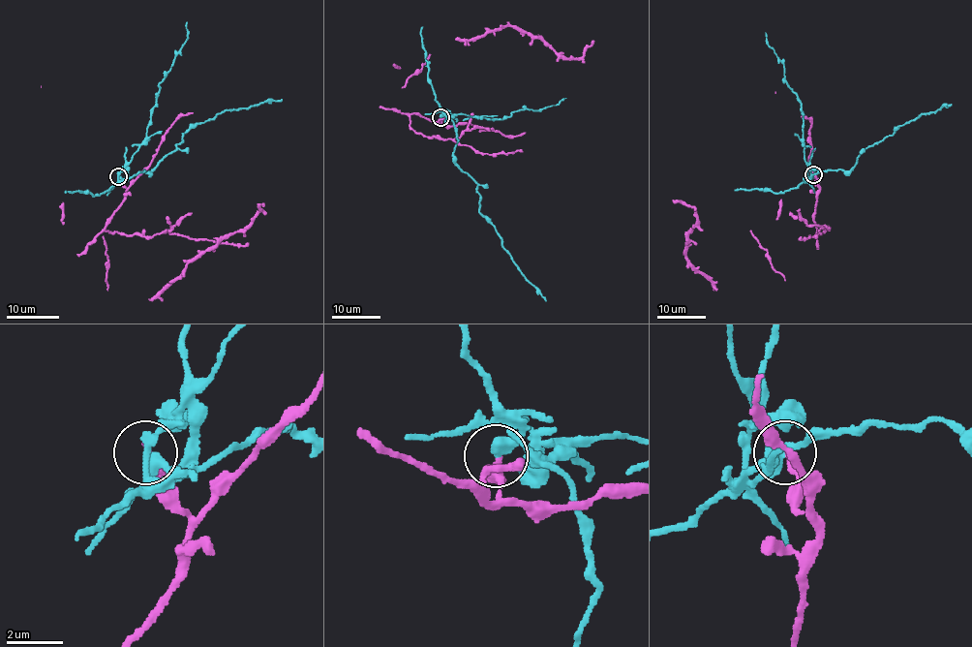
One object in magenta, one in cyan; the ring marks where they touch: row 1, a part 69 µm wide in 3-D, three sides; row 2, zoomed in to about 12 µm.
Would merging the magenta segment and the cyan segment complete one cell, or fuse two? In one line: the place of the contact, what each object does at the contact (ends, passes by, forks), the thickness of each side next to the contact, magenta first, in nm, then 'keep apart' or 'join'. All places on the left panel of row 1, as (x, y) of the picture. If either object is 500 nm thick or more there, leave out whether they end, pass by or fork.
place (118, 176); magenta ends; cyan ends; calibres 190 and 440 nm; keep apart

